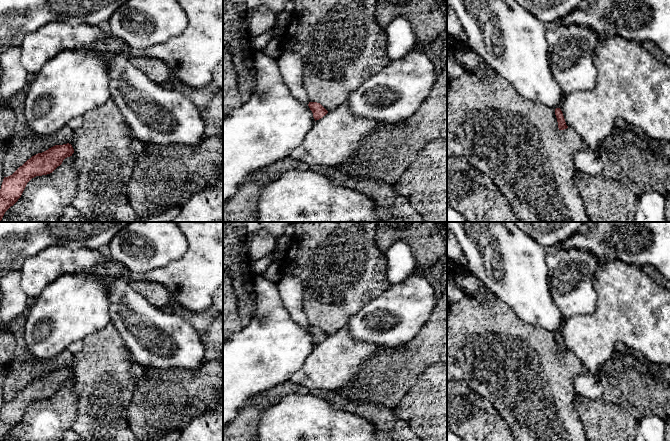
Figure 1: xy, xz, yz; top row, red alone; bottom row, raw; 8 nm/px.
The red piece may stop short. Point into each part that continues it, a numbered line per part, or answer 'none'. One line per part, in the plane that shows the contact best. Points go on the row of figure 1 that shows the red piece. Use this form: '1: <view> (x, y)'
1: yz (516, 142)

